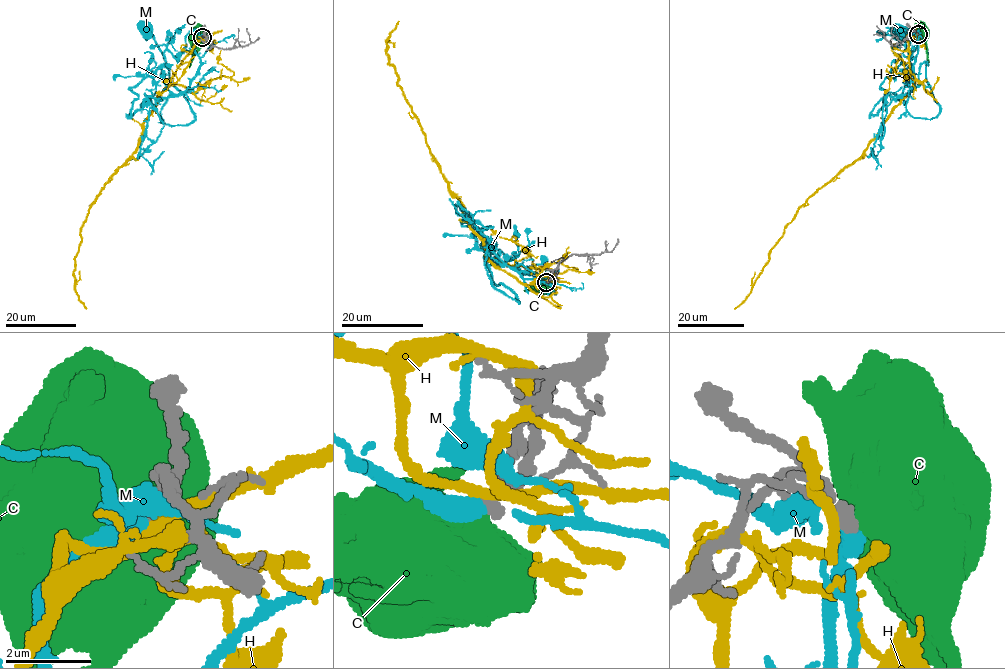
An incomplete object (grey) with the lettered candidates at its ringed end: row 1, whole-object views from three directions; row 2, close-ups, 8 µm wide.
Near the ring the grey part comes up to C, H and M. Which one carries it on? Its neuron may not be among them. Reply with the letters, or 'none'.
M

